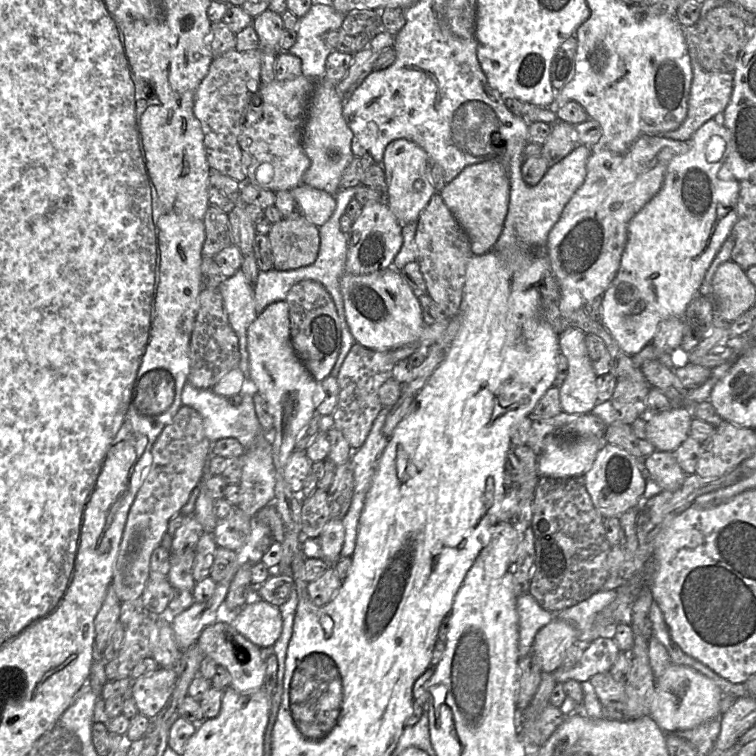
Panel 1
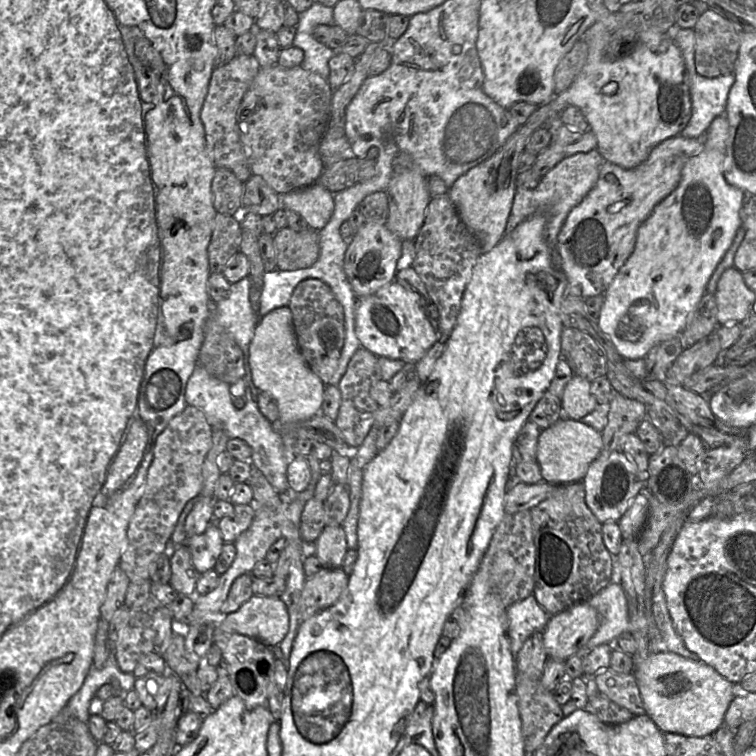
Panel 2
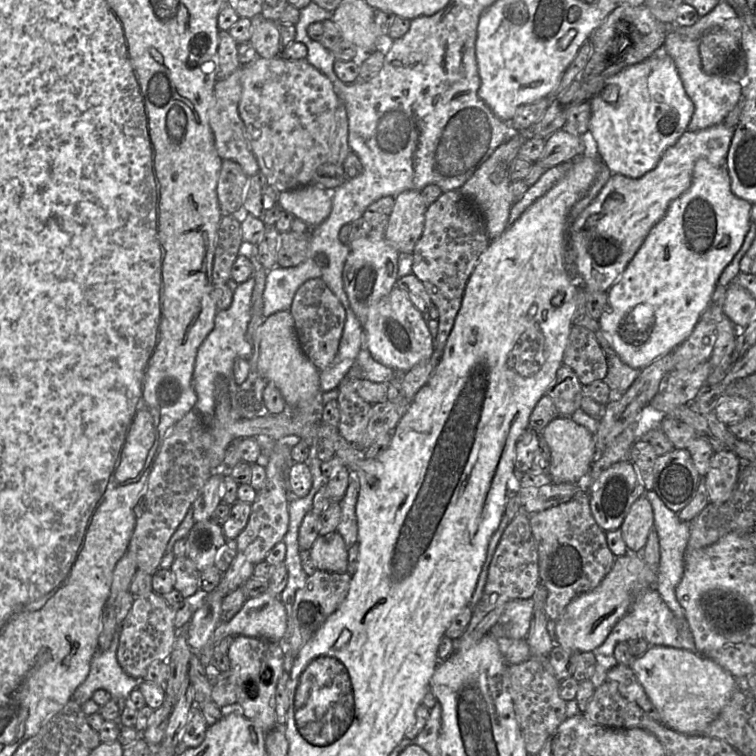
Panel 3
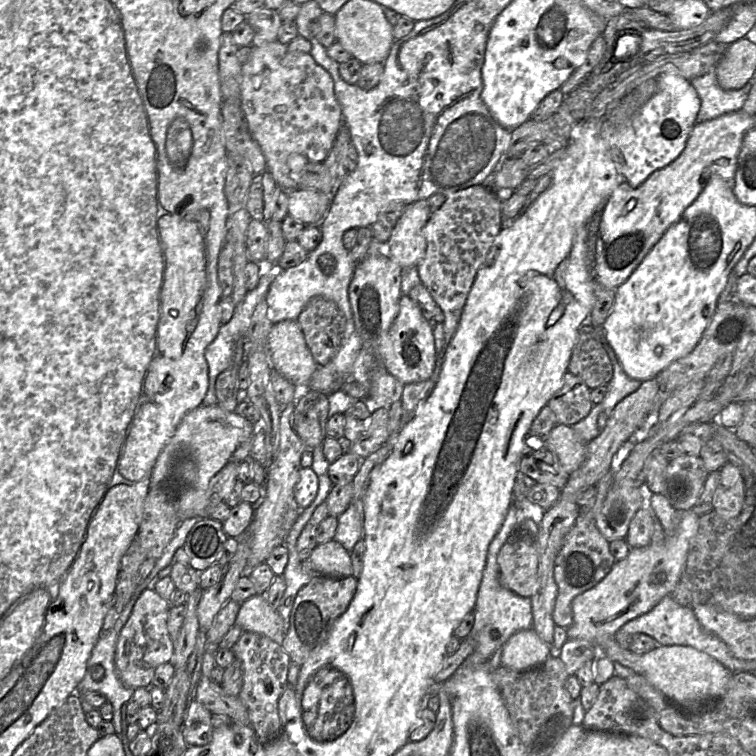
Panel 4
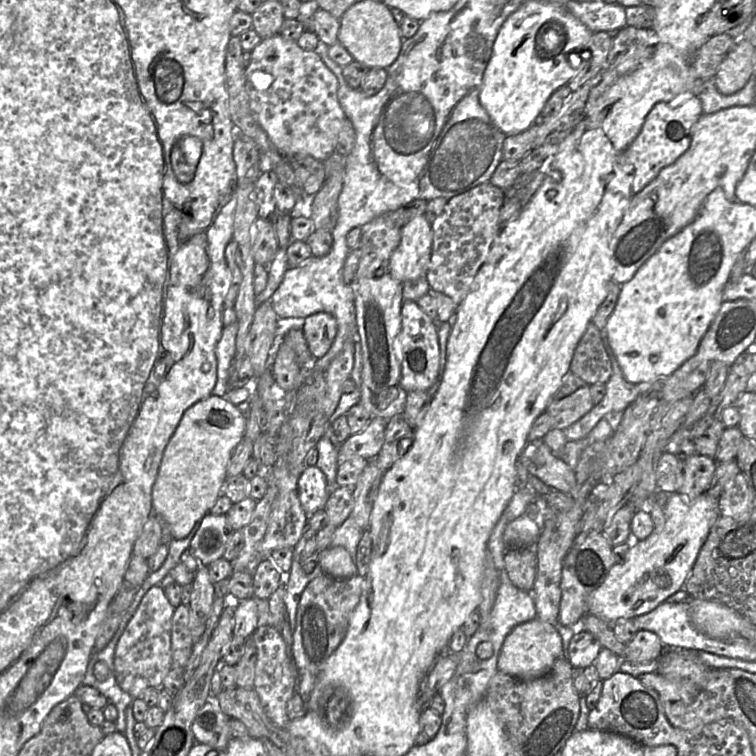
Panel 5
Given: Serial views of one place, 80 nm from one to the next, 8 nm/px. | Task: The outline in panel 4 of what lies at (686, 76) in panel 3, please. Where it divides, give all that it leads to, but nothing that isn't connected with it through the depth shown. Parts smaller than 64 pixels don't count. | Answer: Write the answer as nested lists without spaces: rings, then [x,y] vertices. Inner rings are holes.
[[[711,69],[703,76],[692,79],[690,83],[701,102],[697,115],[697,123],[700,123],[741,110],[753,86],[753,78],[740,89],[724,90],[718,84],[716,70]]]

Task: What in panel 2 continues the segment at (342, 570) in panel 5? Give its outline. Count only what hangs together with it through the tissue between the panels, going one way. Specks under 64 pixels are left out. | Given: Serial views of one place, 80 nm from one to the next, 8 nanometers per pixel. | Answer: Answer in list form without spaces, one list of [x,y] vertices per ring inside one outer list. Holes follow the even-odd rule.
[[[342,525],[325,526],[315,541],[316,554],[324,568],[341,568],[348,551]]]

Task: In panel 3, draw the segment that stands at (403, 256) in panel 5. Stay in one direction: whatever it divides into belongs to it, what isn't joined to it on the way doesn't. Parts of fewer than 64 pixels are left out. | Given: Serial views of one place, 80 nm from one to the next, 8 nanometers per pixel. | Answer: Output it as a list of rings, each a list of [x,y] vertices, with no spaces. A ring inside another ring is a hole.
[[[408,190],[395,197],[385,239],[399,253],[413,254],[423,233],[427,208],[421,191]]]

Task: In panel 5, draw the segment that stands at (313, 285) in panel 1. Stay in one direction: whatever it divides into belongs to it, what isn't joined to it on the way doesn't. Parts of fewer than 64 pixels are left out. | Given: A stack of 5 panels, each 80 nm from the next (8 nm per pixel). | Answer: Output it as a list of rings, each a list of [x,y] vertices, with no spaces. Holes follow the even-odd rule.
[[[317,312],[299,323],[313,359],[322,358],[332,346],[337,334],[337,322],[328,312]]]

